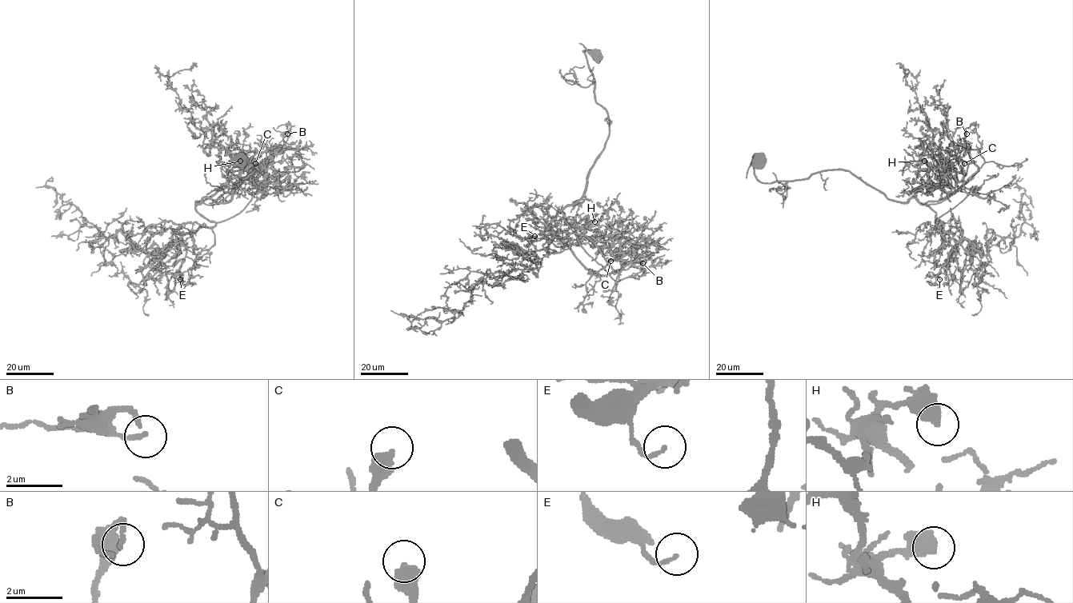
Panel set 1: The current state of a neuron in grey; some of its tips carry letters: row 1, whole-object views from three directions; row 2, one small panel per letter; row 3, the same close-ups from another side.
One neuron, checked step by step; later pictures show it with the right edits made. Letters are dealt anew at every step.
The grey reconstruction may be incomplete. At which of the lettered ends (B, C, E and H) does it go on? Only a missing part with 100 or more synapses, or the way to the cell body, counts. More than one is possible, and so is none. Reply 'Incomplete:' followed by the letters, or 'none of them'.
Incomplete: none of them

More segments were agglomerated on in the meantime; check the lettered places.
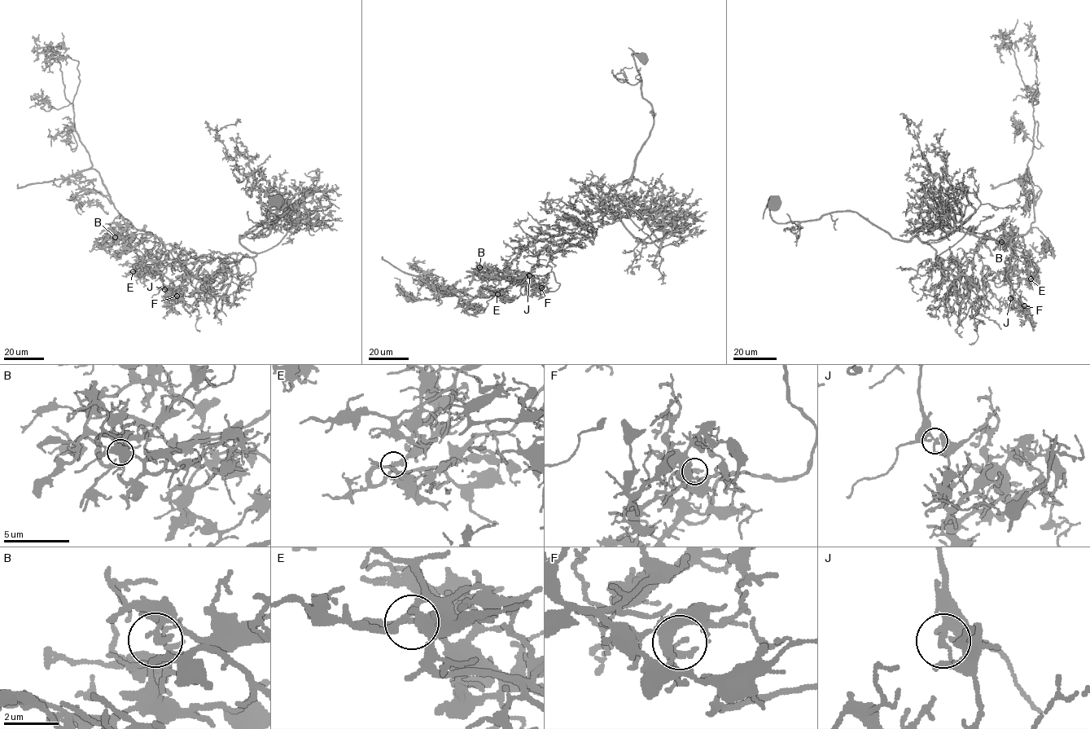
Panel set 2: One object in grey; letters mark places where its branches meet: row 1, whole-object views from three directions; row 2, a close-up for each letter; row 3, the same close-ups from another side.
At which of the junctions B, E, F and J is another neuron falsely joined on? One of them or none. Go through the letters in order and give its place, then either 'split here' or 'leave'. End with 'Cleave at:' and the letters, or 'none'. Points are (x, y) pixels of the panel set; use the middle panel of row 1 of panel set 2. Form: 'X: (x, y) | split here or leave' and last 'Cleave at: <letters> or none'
B: (479, 267) | leave
E: (497, 294) | leave
F: (541, 287) | leave
J: (529, 275) | split here
Cleave at: J

